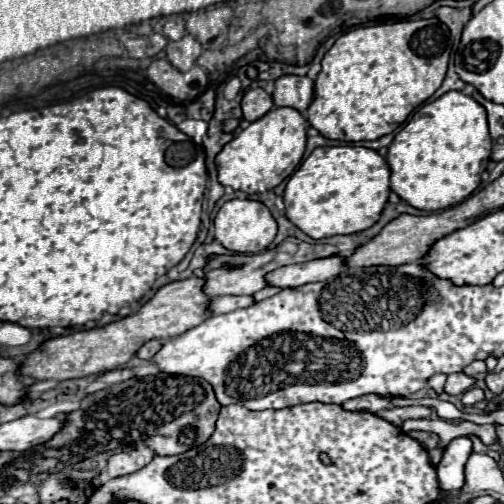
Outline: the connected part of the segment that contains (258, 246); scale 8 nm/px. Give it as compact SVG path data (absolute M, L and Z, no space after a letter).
M229 200L225 202L215 218L215 238L219 244L237 254L257 254L265 250L277 234L277 222L271 216L269 208L255 200Z

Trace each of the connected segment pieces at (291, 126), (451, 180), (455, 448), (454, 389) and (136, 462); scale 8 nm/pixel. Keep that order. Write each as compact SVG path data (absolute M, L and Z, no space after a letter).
M275 108L257 122L251 122L237 138L233 138L217 156L219 182L241 190L245 194L259 194L273 190L285 178L289 178L305 154L307 120L295 108Z
M447 92L441 98L419 106L405 128L393 138L387 164L391 168L391 190L417 210L439 212L467 200L481 182L481 172L487 170L491 158L491 140L485 108L463 92Z
M455 438L451 440L445 450L443 450L443 458L437 464L437 474L439 474L439 484L441 490L457 490L463 486L463 468L467 464L467 458L473 452L473 444L469 438Z
M461 372L449 374L449 376L447 376L447 382L445 382L445 392L451 394L451 396L463 394L463 392L467 392L473 384L475 384L475 380L469 378L469 376L465 376L465 374L461 374Z
M147 446L143 448L135 448L131 452L119 452L119 454L113 454L107 462L107 472L109 476L117 478L117 476L127 476L127 474L133 474L137 470L141 470L143 466L147 466L151 460L153 460L155 452Z

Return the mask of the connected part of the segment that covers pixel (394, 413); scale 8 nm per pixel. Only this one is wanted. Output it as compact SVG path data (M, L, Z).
M403 406L403 408L391 408L391 410L379 412L381 418L385 418L395 426L401 426L403 420L409 420L409 418L427 418L429 414L431 414L429 406Z

